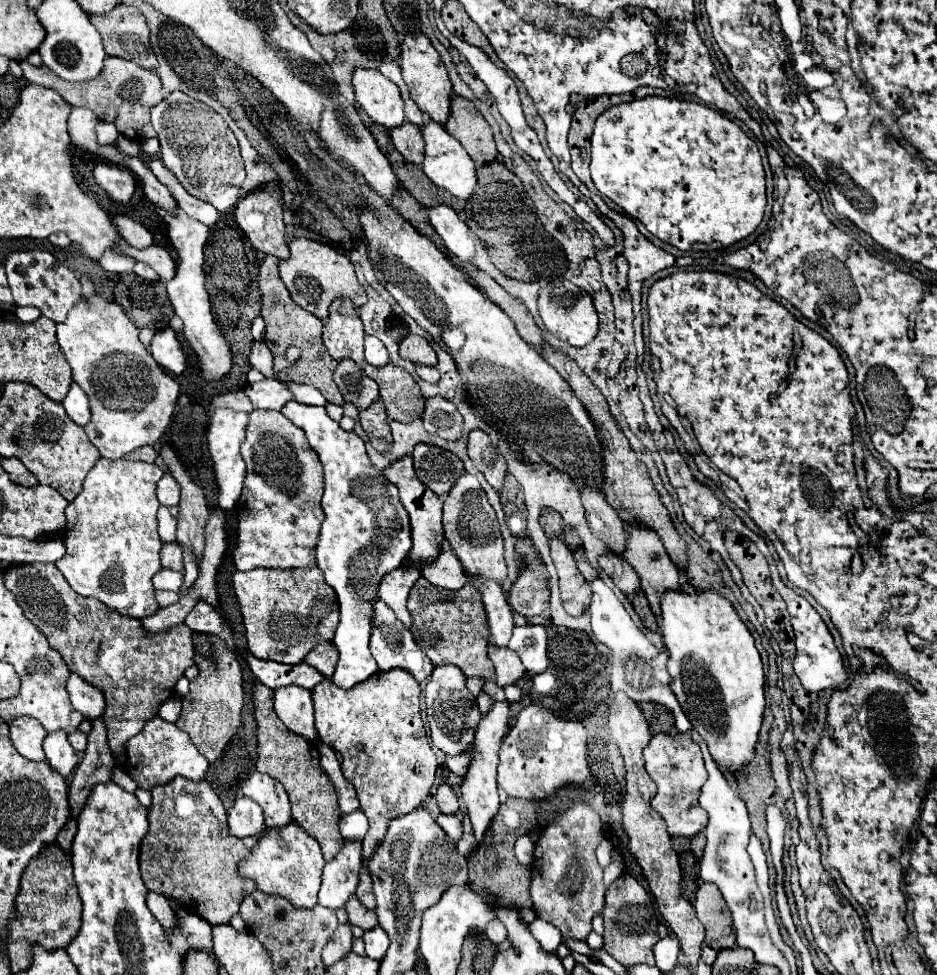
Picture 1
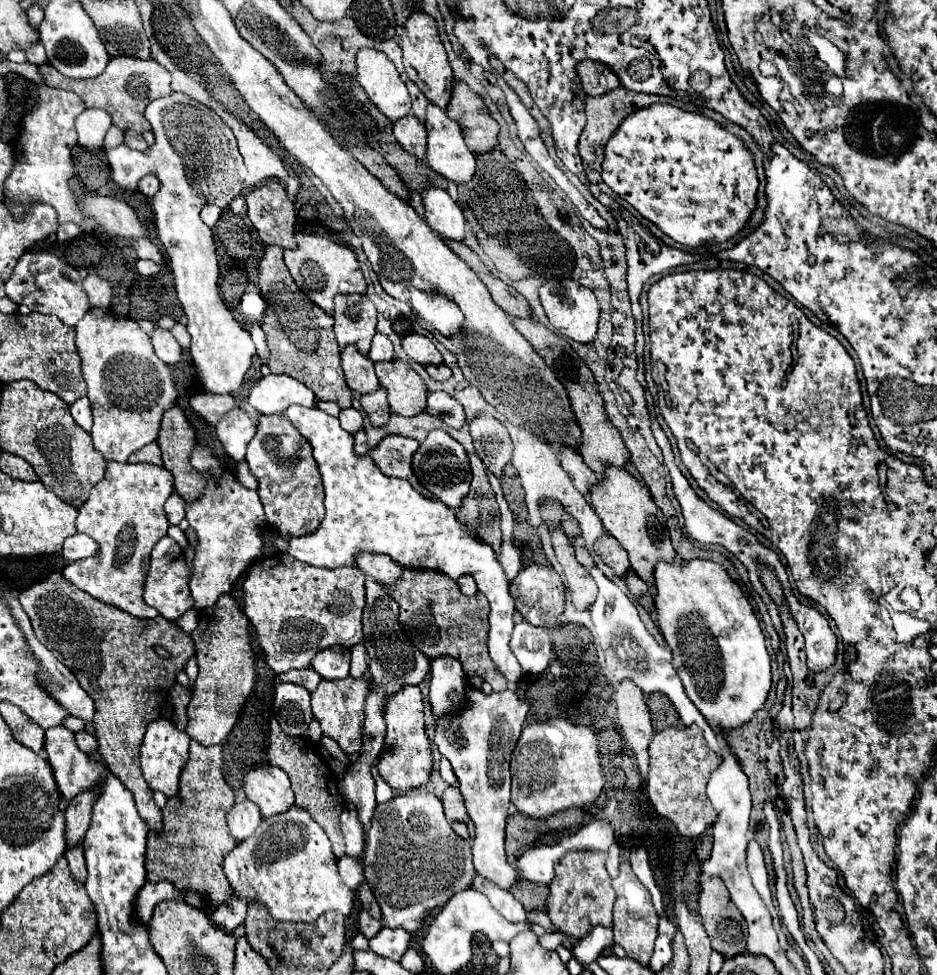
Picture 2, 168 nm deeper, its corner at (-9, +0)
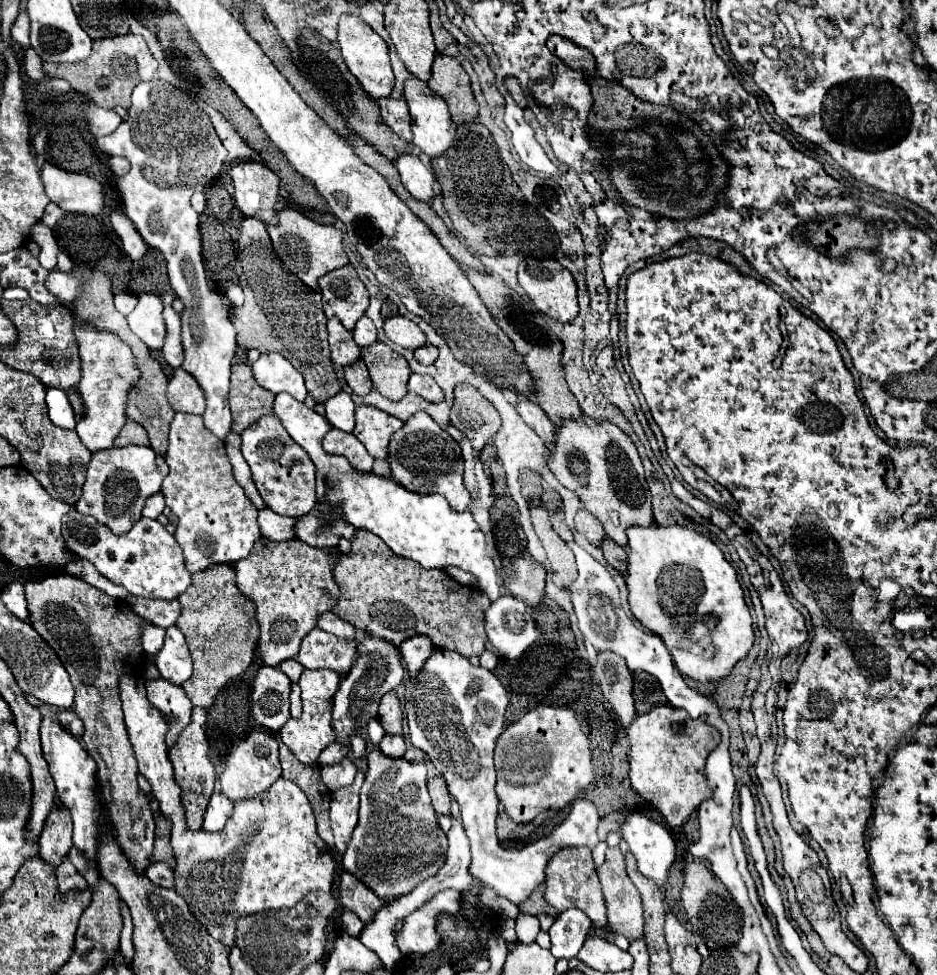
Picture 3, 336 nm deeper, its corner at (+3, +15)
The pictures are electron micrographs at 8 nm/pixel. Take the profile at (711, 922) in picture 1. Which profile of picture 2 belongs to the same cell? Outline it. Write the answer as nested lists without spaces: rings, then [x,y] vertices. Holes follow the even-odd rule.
[[[709,878],[701,884],[699,916],[711,938],[713,950],[721,952],[725,958],[747,952],[747,924],[731,902],[723,880]]]

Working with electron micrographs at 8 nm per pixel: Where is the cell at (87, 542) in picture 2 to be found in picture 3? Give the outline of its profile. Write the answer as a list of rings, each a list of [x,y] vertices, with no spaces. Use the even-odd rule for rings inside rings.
[[[71,509],[62,519],[62,535],[75,555],[89,559],[101,575],[123,585],[131,595],[171,601],[191,585],[191,575],[183,565],[183,553],[177,539],[157,519],[143,517],[129,533],[113,535],[107,527],[97,525],[93,517]]]

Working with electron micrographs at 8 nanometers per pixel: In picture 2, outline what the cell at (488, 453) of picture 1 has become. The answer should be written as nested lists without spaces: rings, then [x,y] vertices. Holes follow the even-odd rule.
[[[479,412],[479,416],[475,416],[475,420],[469,424],[469,432],[475,452],[479,454],[487,470],[501,478],[501,470],[505,464],[509,464],[513,452],[507,428],[489,412]]]

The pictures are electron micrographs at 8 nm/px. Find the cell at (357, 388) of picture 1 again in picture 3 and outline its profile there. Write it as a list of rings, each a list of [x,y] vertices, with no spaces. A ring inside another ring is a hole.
[[[335,317],[327,321],[327,329],[329,329],[329,345],[331,345],[333,363],[341,367],[357,363],[361,359],[361,347],[355,345],[353,333],[347,331]]]

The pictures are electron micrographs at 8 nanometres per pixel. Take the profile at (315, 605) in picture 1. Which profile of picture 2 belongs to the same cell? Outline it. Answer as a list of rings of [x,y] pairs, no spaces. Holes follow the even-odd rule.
[[[291,556],[265,558],[249,568],[249,574],[243,584],[243,600],[245,600],[245,614],[257,630],[257,638],[261,648],[265,650],[267,664],[277,674],[295,668],[309,668],[313,656],[319,650],[337,644],[351,648],[363,640],[361,614],[365,608],[365,576],[363,572],[359,572],[359,568],[325,570],[325,568],[307,566]]]

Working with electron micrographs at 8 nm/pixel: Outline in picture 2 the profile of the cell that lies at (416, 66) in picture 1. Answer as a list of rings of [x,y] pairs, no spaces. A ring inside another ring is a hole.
[[[415,12],[407,24],[403,24],[403,34],[401,34],[401,48],[403,48],[403,66],[407,76],[419,86],[419,90],[439,108],[447,108],[447,102],[451,98],[451,84],[453,84],[453,70],[449,66],[445,48],[439,40],[437,34],[437,24],[433,16],[425,12]]]

